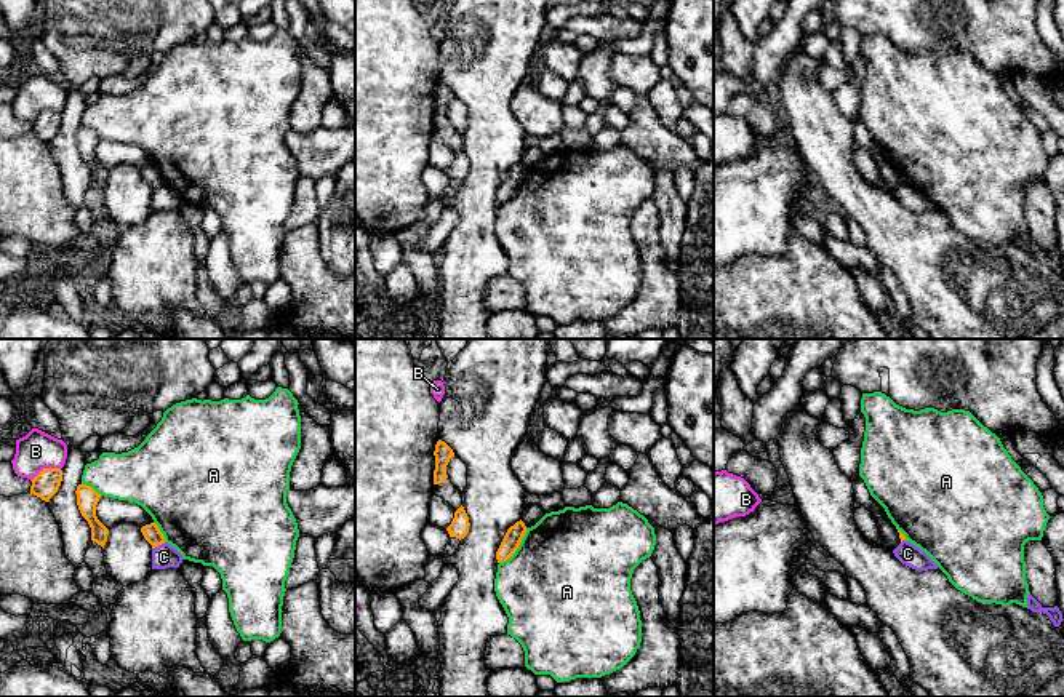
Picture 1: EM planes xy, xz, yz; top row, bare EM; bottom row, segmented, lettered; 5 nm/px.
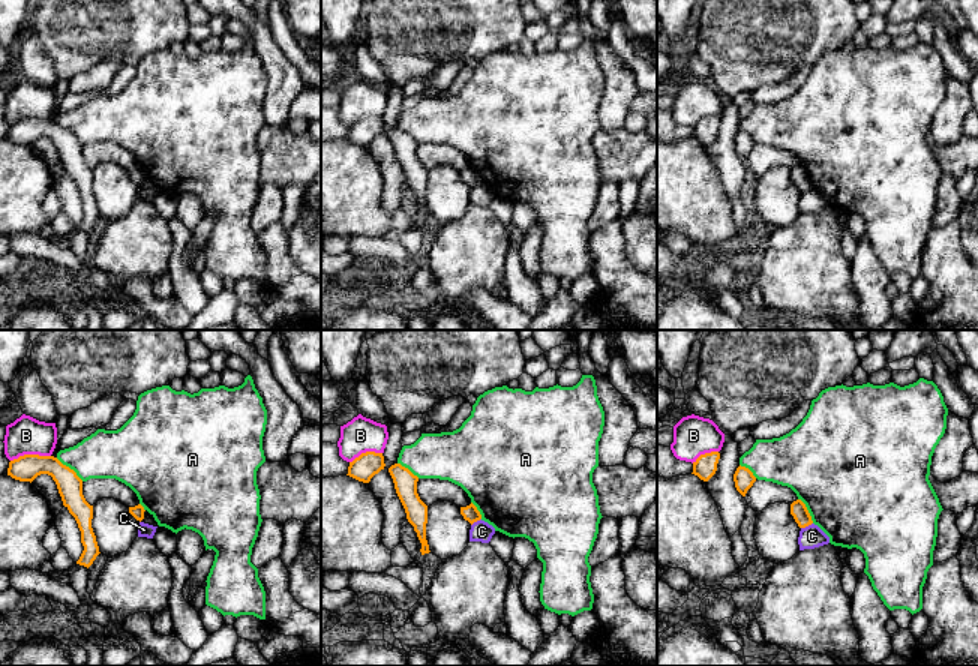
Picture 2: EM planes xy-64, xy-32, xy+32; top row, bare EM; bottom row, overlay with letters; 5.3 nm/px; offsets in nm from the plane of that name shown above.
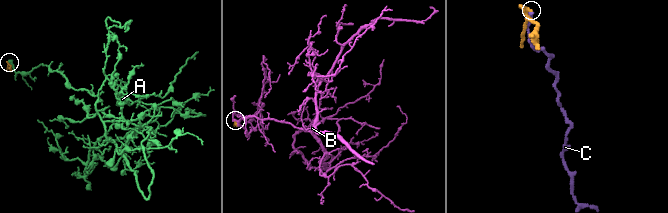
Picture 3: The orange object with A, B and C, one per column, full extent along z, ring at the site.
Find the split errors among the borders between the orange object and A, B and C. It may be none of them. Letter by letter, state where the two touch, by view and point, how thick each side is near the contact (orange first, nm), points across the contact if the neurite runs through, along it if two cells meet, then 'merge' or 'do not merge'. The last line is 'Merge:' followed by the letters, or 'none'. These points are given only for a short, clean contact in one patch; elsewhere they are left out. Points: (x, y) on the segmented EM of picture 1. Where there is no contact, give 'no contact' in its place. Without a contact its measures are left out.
A: contact xz (517, 547); calibres 90 and 500 nm; do not merge
B: contact xy (45, 469); calibres 140 and 190 nm; do not merge
C: contact xy (159, 544); calibres 90 and 120 nm; border xy (165, 542), (152, 549); do not merge
Merge: none

